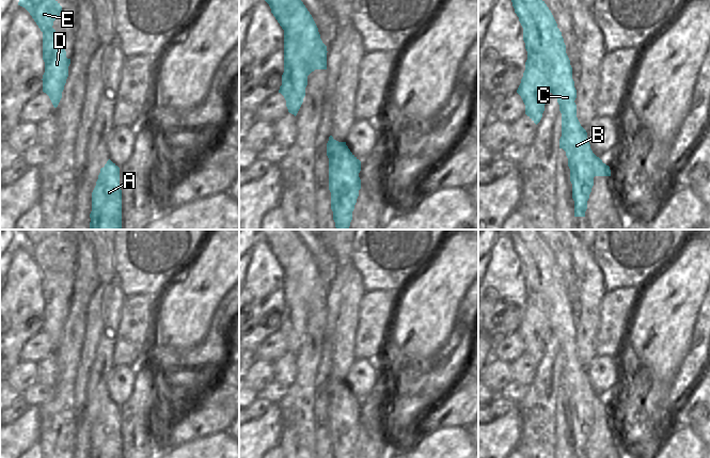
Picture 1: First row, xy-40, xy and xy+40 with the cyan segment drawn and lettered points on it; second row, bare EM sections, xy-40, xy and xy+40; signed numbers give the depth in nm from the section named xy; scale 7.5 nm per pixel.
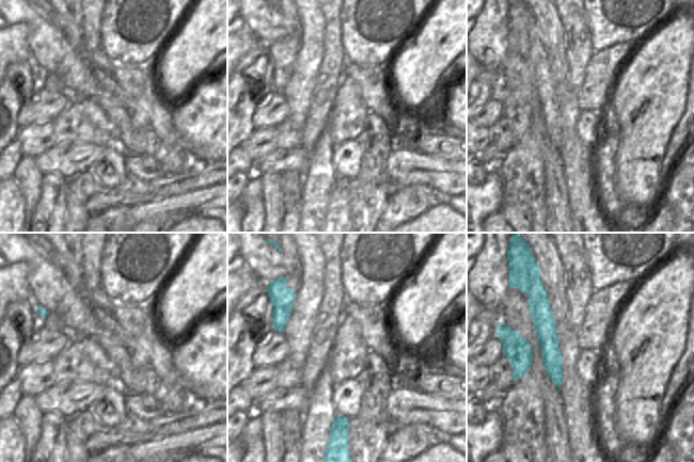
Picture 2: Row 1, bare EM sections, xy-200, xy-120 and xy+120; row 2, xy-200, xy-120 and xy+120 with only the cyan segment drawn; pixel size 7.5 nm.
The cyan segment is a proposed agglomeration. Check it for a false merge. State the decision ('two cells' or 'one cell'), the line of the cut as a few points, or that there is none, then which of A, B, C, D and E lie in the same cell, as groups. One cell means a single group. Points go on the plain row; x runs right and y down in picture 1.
two cells; cut xy (284, 275), (296, 282), (297, 289), (306, 303), (308, 314); groups A B C E / D

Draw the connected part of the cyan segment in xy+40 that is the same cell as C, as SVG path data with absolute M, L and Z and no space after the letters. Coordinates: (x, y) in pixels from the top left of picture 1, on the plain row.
M499 230L507 234L519 256L523 267L523 280L527 296L537 296L541 303L542 310L549 318L551 332L557 337L559 350L562 352L562 376L559 378L559 388L566 391L568 406L570 408L570 421L572 423L572 438L574 440L574 456L585 456L587 440L594 425L595 415L611 415L610 406L597 396L587 378L586 369L581 365L577 357L577 329L572 318L572 306L566 293L566 284L557 263L536 230Z

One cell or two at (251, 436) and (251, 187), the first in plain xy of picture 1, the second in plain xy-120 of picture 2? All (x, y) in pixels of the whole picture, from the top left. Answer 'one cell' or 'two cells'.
one cell

